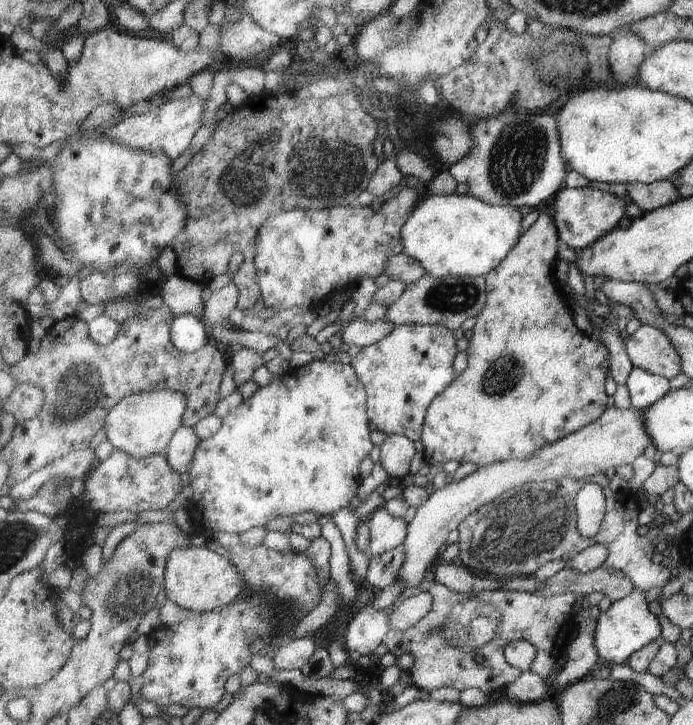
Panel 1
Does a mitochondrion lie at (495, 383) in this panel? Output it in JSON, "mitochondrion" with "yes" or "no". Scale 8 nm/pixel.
{"mitochondrion":"yes"}

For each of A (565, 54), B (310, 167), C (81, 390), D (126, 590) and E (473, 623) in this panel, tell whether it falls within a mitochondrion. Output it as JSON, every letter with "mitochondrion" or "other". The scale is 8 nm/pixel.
{"A":"mitochondrion","B":"mitochondrion","C":"mitochondrion","D":"mitochondrion","E":"mitochondrion"}

